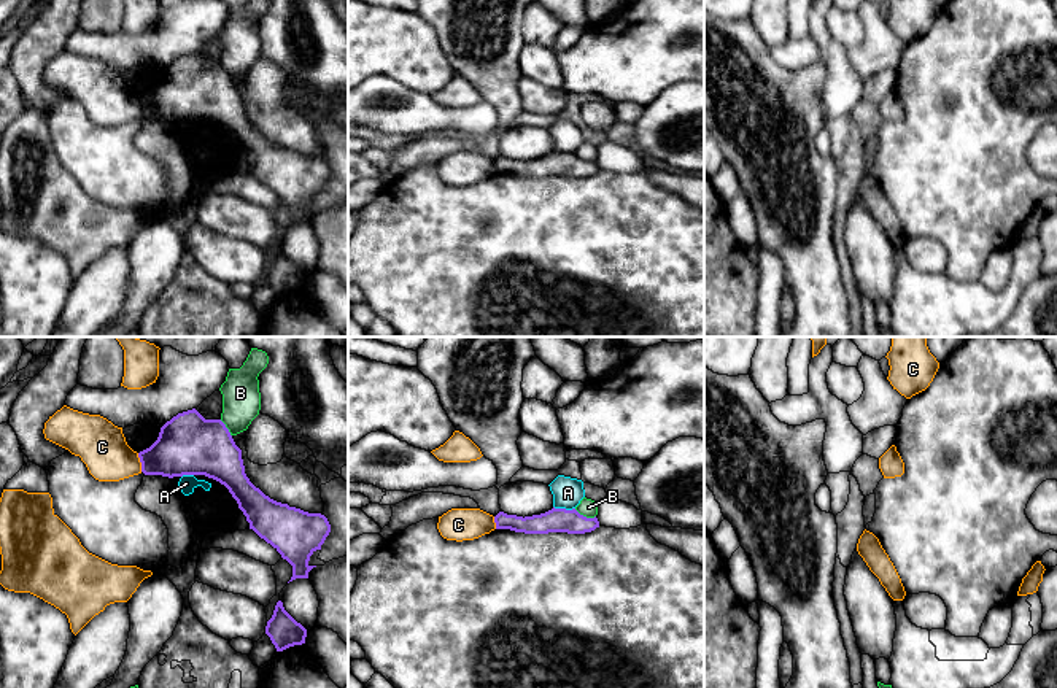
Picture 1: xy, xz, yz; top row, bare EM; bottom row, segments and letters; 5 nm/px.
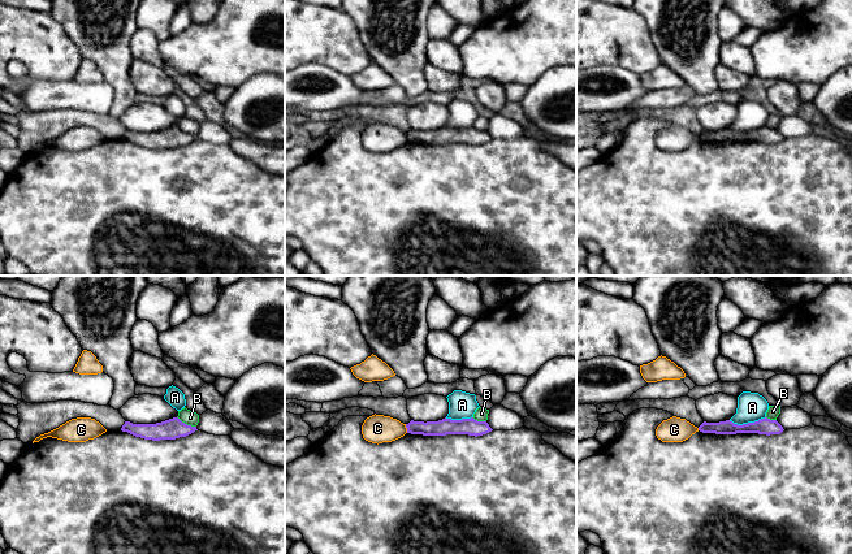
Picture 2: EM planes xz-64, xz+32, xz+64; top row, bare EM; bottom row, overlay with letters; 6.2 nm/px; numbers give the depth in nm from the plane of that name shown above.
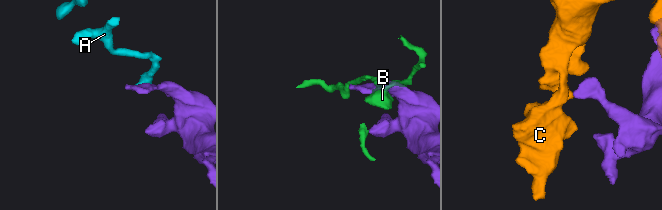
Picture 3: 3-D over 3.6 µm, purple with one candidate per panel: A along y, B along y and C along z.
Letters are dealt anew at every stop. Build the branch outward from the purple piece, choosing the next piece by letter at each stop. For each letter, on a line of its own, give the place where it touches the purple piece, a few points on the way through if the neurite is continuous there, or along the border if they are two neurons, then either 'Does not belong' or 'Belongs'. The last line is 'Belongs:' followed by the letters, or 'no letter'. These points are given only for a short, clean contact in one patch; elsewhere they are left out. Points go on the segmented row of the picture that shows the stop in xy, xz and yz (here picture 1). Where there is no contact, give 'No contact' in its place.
A: Touches purple at xz (565, 509). Boundary: xz (553, 506), (574, 509). Does not belong
B: Touches purple at xz (585, 517). Boundary: xz (574, 509), (587, 517), (595, 517). Does not belong
C: Touches purple at xy (142, 463). Boundary: xy (137, 453), (142, 471). Does not belong
Belongs: no letter

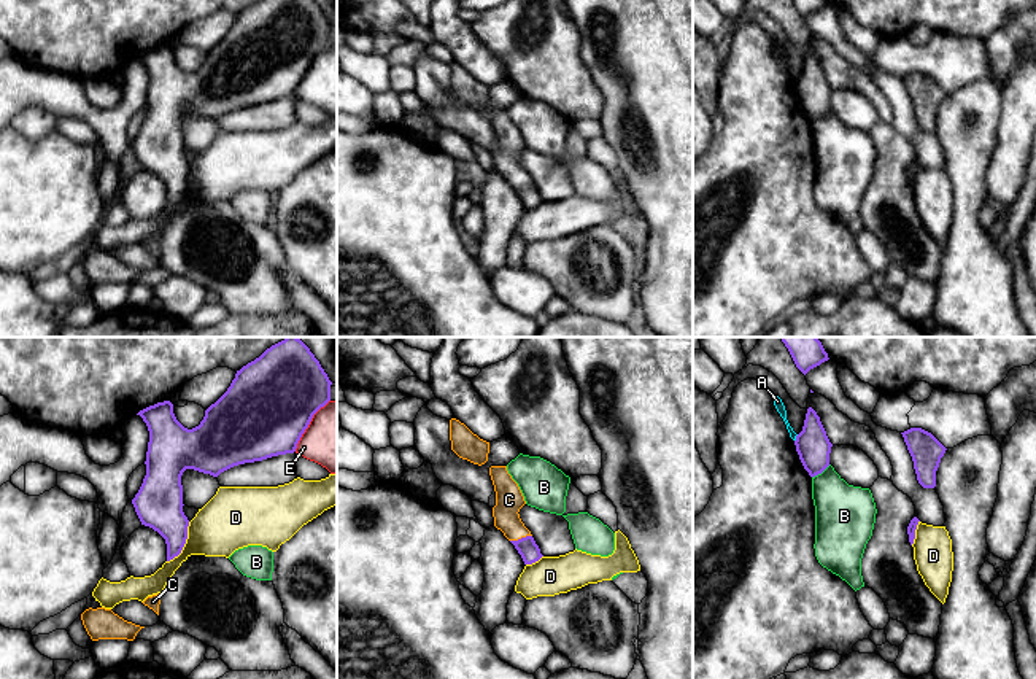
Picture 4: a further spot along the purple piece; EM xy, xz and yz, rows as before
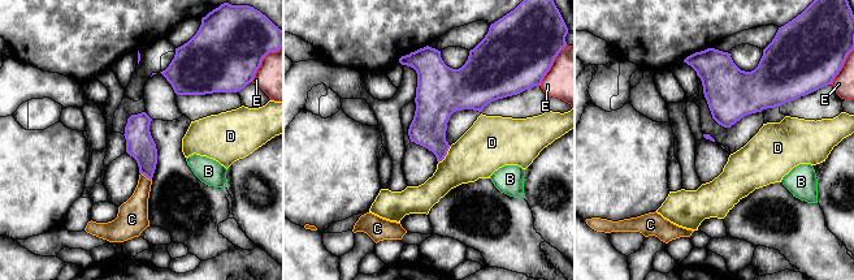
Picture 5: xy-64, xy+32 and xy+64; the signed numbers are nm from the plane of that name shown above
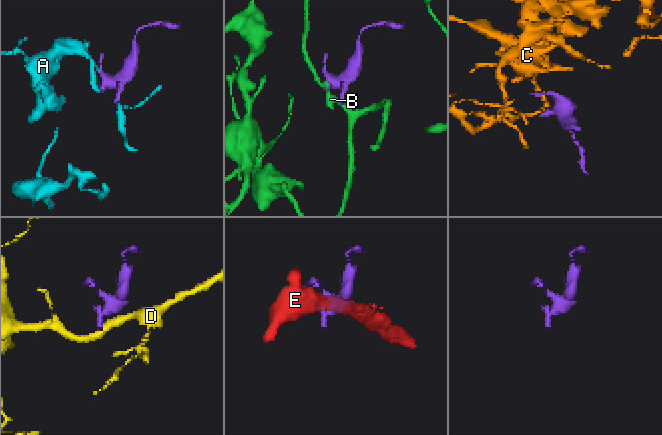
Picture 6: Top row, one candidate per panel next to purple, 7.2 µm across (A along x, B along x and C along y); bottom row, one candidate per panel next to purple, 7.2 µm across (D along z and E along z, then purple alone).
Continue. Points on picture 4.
A: Touches purple at yz (796, 438). Does not belong
B: Touches purple at yz (820, 473). Boundary: yz (830, 465), (812, 477). Does not belong
C: Touches purple at xz (521, 538). Path across: xz (528, 549), (521, 538), (509, 522), (509, 500). Belongs
D: Touches purple at xy (185, 543). Boundary: xy (189, 522), (183, 549), (167, 562). Does not belong
E: Touches purple at xy (309, 423). Does not belong
Belongs: C

